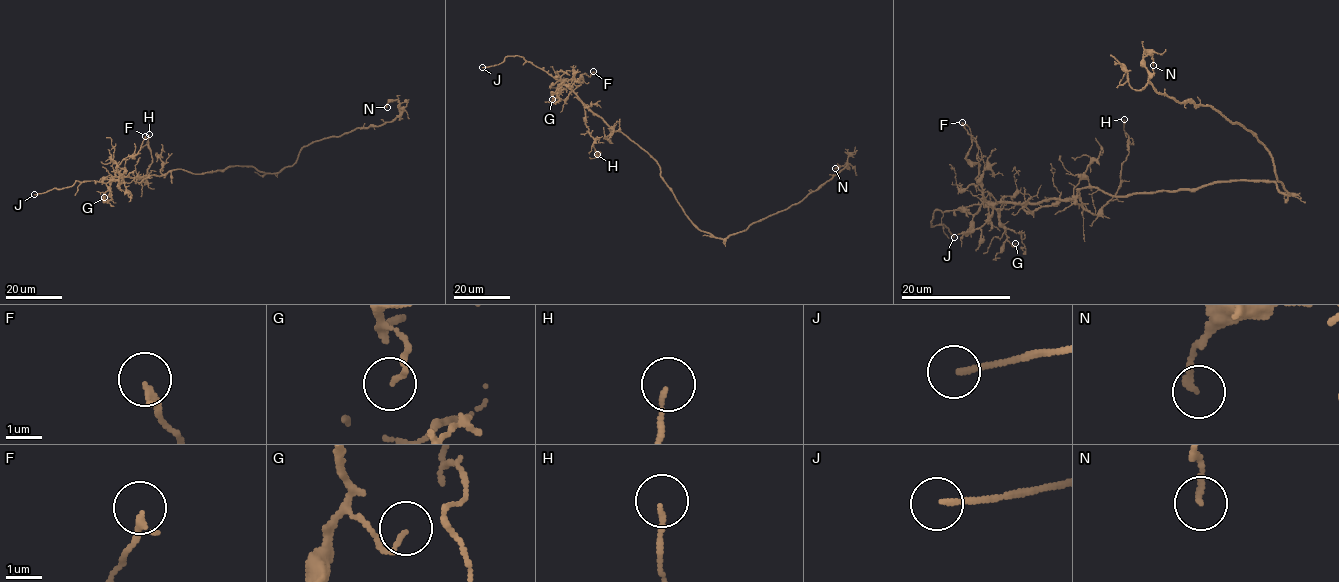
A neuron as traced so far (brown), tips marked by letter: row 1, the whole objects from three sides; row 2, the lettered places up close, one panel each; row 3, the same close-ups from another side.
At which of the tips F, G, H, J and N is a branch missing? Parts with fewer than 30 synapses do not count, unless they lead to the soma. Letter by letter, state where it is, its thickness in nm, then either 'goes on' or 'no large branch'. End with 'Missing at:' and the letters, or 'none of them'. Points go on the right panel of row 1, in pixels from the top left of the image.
F: at (962, 122); 200 nm thick; no large branch
G: at (1015, 243); 110 nm thick; no large branch
H: at (1124, 119); 110 nm thick; no large branch
J: at (954, 237); 150 nm thick; goes on
N: at (1153, 65); 160 nm thick; no large branch
Missing at: J

